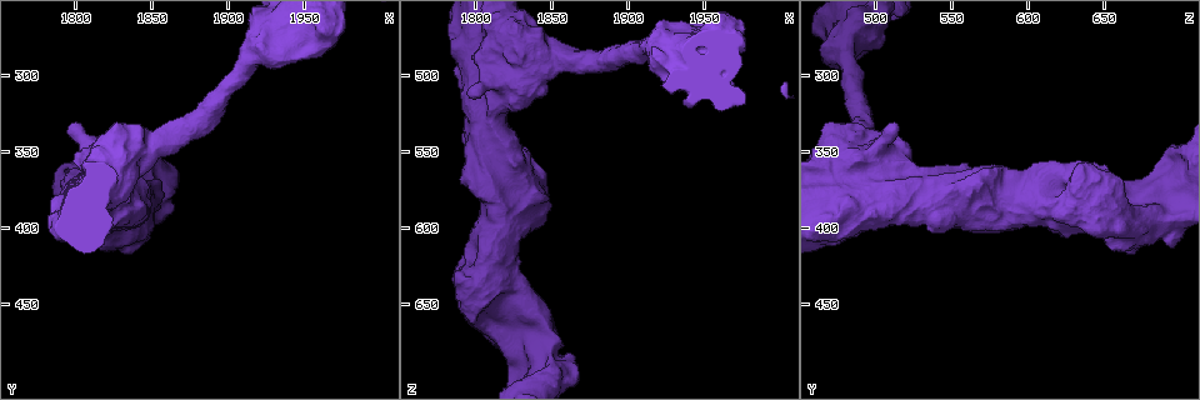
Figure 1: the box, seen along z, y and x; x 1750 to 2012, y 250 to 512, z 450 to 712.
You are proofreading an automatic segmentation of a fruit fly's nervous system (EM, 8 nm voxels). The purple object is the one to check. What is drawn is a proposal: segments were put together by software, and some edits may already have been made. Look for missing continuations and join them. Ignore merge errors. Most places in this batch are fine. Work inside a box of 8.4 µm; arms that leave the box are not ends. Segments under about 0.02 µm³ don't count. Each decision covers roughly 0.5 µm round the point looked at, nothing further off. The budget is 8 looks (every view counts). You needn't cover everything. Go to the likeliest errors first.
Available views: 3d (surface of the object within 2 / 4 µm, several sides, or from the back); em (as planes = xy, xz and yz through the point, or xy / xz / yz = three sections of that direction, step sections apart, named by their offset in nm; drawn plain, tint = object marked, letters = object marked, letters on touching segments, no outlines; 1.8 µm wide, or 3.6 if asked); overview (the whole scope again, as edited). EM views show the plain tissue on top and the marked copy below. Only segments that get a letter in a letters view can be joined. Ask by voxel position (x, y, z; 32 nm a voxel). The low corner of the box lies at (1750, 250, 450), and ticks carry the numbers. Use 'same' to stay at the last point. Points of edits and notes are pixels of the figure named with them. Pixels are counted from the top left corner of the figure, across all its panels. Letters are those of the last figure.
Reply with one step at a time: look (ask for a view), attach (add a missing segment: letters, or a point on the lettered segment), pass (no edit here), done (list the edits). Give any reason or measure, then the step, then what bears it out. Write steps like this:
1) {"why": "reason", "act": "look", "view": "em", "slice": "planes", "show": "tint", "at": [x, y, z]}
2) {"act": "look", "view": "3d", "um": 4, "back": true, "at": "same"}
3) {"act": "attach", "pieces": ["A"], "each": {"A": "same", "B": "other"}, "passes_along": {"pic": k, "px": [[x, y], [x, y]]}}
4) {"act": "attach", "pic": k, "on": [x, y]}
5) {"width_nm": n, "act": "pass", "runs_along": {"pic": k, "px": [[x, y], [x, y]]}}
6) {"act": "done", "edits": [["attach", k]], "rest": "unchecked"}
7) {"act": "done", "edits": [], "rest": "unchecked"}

{"why": "touches itself", "act": "look", "view": "3d", "um": 4, "back": true, "at": [1794, 362, 636]}

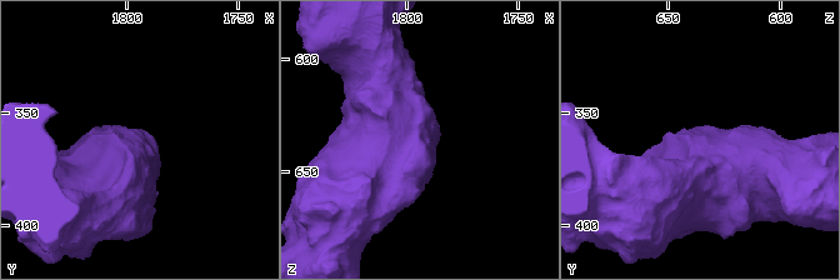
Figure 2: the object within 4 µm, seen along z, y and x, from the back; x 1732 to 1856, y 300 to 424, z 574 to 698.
{"why": "need the tissue", "act": "look", "view": "em", "um": 3.6, "slice": "planes", "show": "letters", "at": "same"}

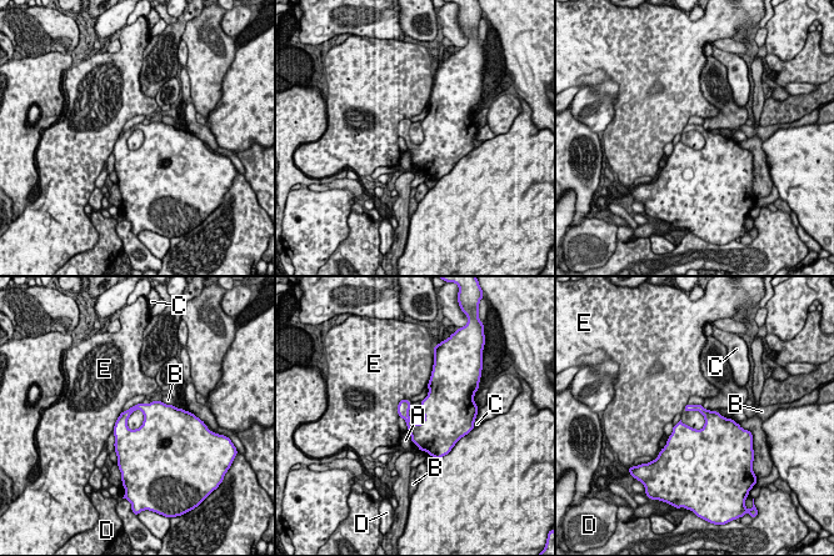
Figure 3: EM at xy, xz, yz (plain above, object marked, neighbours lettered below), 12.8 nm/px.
{"longest_contact_nm": ["E", 280], "act": "pass", "each": {"A": "other", "B": "other", "C": "other", "D": "other", "E": "other"}, "border": {"pic": 3, "px": [[406, 397], [398, 404], [398, 416]]}, "found": "no lettered segment goes on from it"}

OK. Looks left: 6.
{"why": "abrupt turn", "act": "look", "view": "3d", "um": 4, "at": [1926, 278, 482]}

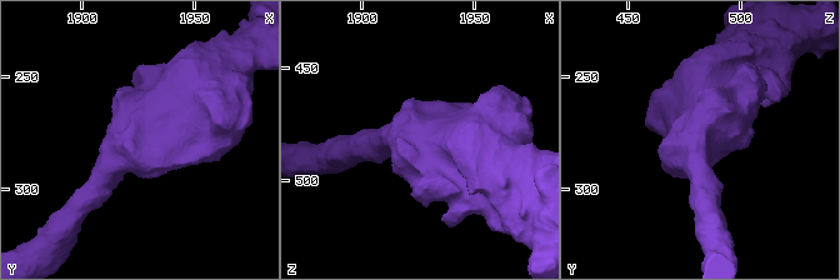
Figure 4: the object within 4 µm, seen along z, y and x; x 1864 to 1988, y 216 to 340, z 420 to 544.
{"act": "look", "view": "em", "slice": "planes", "show": "letters", "at": [1928, 275, 481]}

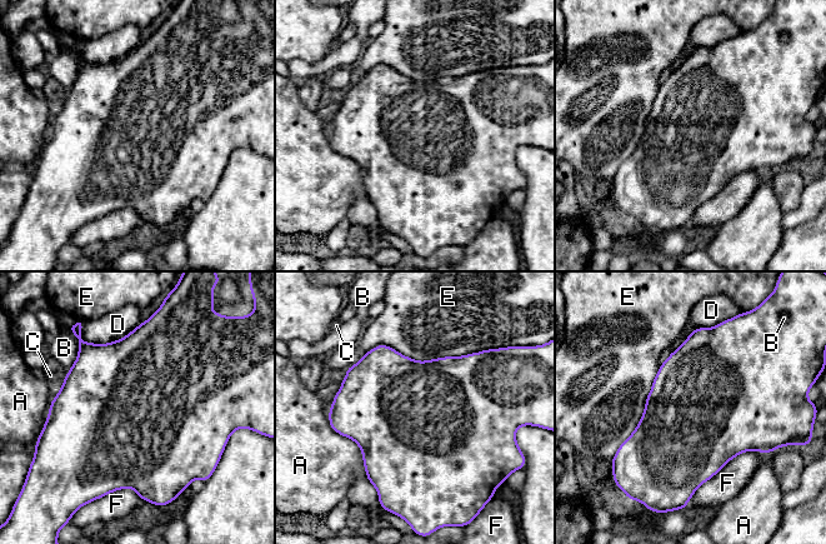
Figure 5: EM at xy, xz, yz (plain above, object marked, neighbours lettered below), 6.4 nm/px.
{"act": "pass", "each": {"A": "other", "B": "other", "C": "other", "D": "other", "E": "other", "F": "other"}, "border": {"pic": 5, "px": [[365, 352], [477, 353]]}, "found": "none of them fits"}

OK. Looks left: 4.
{"act": "look", "view": "3d", "um": 4, "at": [1806, 376, 520]}

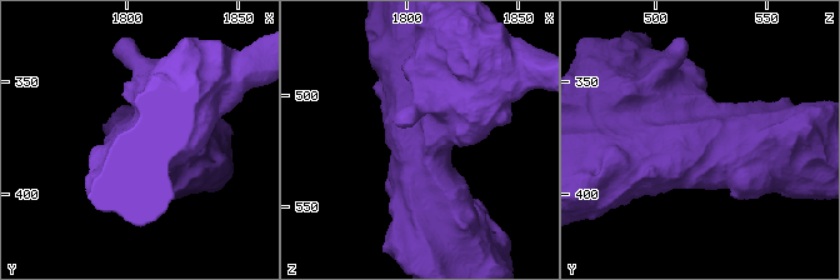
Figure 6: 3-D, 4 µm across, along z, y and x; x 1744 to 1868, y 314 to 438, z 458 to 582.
{"why": "now the EM", "act": "look", "view": "em", "um": 3.6, "slice": "planes", "show": "letters", "at": [1807, 378, 517]}

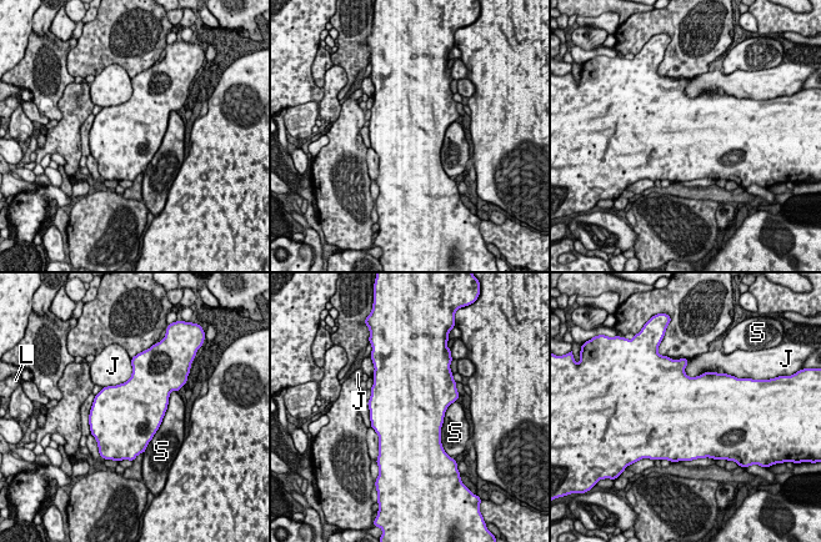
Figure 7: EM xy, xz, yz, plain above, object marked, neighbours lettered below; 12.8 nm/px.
{"width_nm": 850, "act": "pass", "each": {"J": "other", "L": "other", "S": "other"}, "border": {"pic": 7, "px": [[133, 370], [125, 381], [103, 387]]}, "found": "no lettered segment goes on from it"}

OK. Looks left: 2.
{"why": "closes a loop", "act": "look", "view": "3d", "um": 4, "at": [1844, 374, 666]}

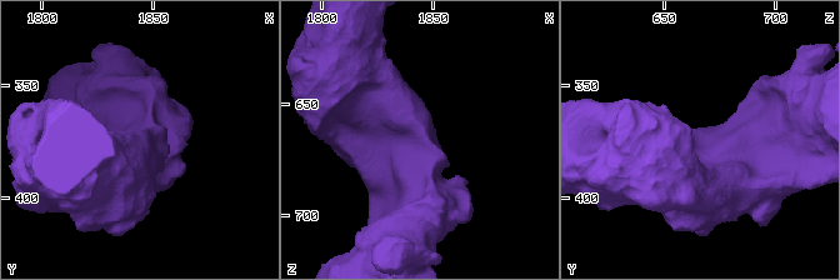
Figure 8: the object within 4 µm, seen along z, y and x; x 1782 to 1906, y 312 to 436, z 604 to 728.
{"act": "look", "view": "em", "um": 3.6, "slice": "planes", "show": "letters", "at": [1845, 373, 666]}

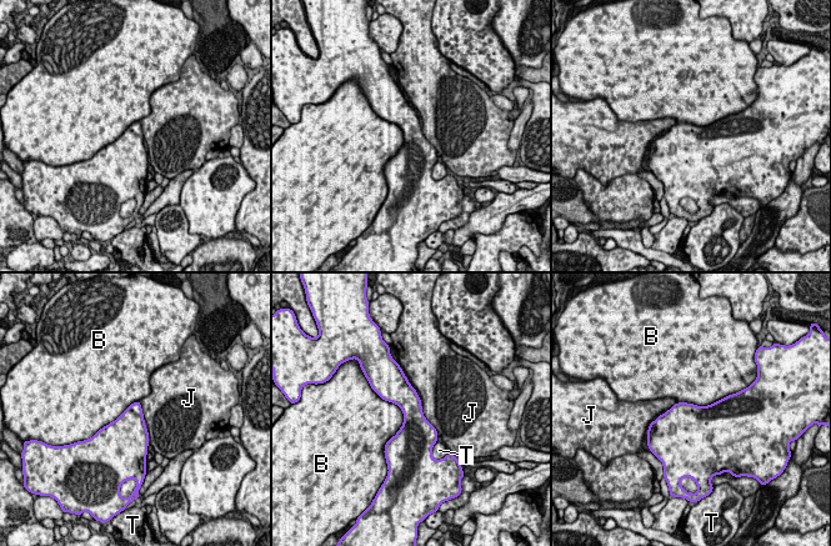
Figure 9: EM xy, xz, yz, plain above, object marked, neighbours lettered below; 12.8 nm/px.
{"act": "pass", "each": {"B": "other", "J": "other", "T": "other"}, "found": "none of them fits"}

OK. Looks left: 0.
{"act": "done", "edits": [], "rest": "unchecked"}

